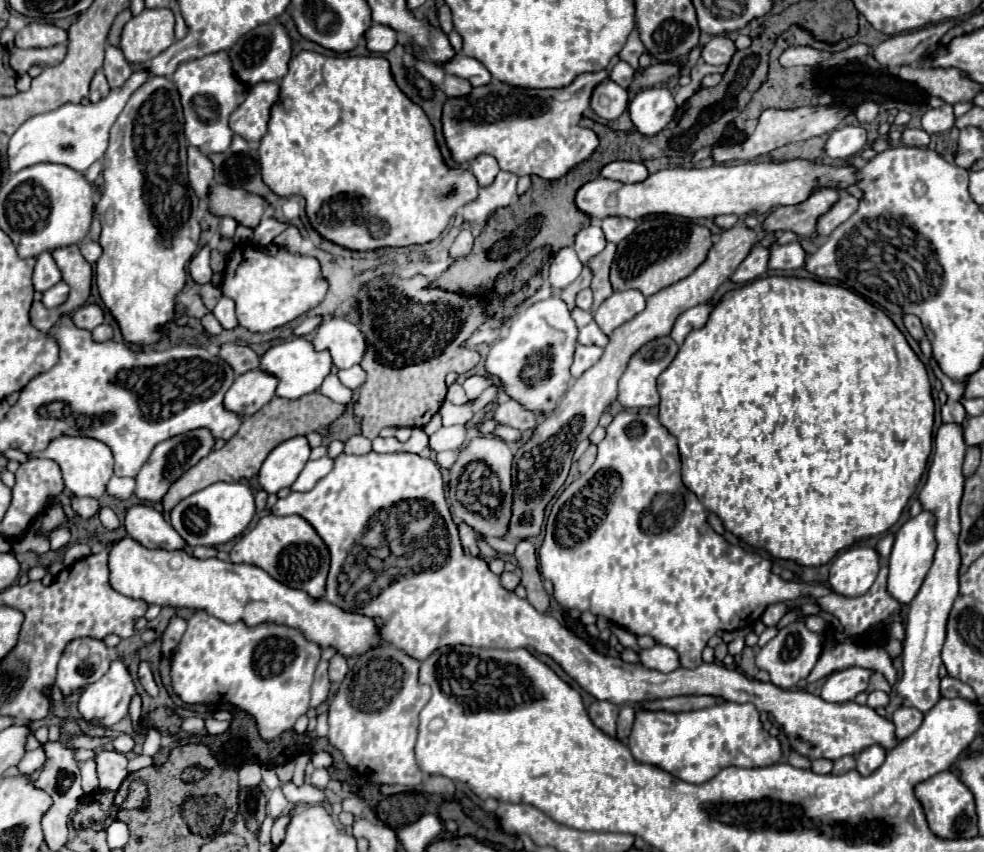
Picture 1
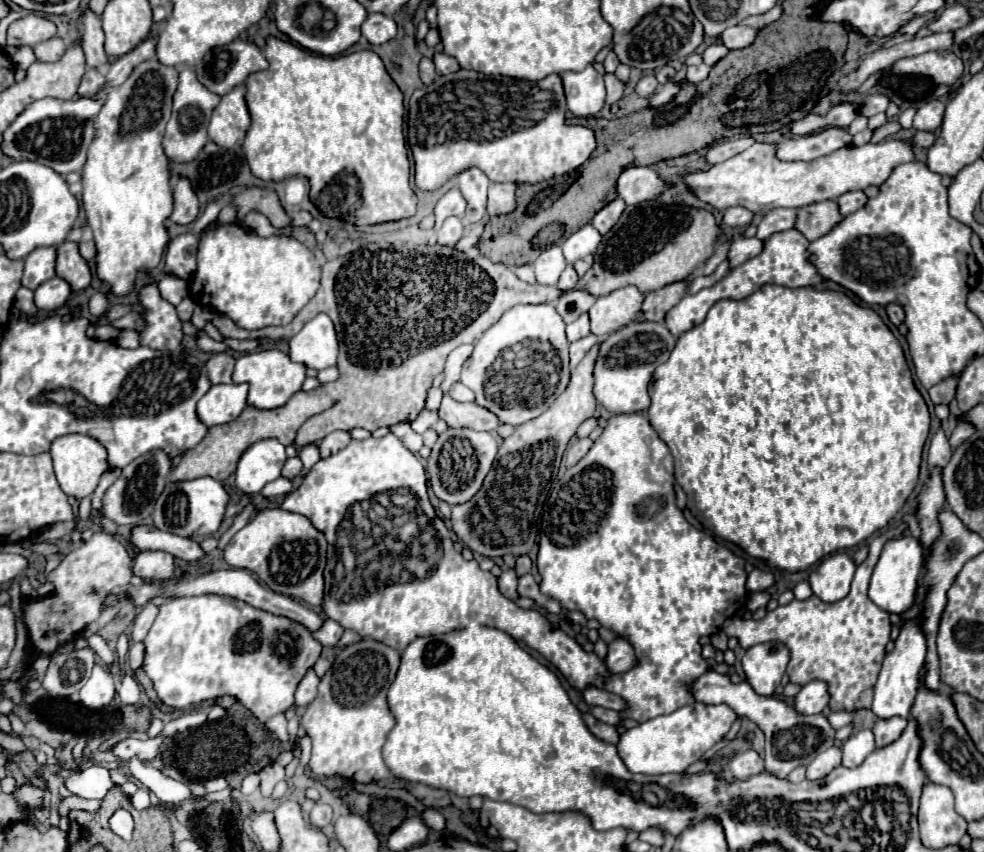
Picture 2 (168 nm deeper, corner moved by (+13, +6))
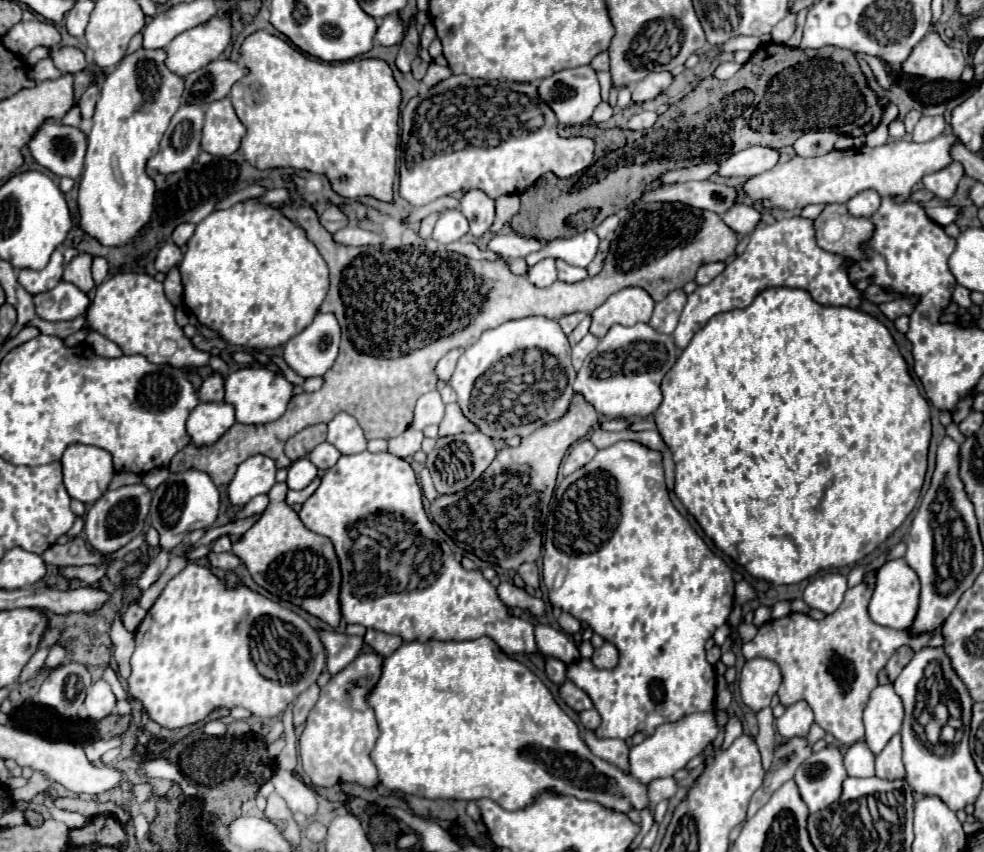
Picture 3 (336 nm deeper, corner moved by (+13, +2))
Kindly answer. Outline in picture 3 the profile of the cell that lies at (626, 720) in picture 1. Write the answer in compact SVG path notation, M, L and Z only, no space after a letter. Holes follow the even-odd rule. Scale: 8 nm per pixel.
M584 710L580 712L580 722L588 728L588 730L596 730L596 726L600 726L600 714L596 714L596 710Z

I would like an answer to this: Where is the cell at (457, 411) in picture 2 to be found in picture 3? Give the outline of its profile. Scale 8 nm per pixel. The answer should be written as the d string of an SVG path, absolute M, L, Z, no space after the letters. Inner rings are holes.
M458 404L446 406L446 414L444 414L444 420L440 422L438 436L452 436L452 434L460 434L460 432L474 432L474 430L476 430L476 426L472 426L472 422L468 422L468 418L464 418L464 414L460 414Z

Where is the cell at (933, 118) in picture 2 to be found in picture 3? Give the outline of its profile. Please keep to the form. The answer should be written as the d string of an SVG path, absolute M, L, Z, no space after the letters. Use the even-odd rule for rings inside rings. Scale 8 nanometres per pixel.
M924 116L916 124L916 128L912 132L912 140L914 142L928 142L928 140L940 136L944 132L944 128L946 128L946 122L942 116Z

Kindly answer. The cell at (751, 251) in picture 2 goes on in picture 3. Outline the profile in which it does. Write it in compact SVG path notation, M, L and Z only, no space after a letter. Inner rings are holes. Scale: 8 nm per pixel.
M714 262L714 264L704 264L698 268L696 272L696 284L698 286L704 286L708 284L712 278L716 278L720 272L724 270L724 264L722 262Z

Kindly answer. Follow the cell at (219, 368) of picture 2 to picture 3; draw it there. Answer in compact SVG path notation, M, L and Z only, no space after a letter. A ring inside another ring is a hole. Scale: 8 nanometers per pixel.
M212 374L204 380L200 392L200 402L222 402L224 400L224 378L220 374Z

